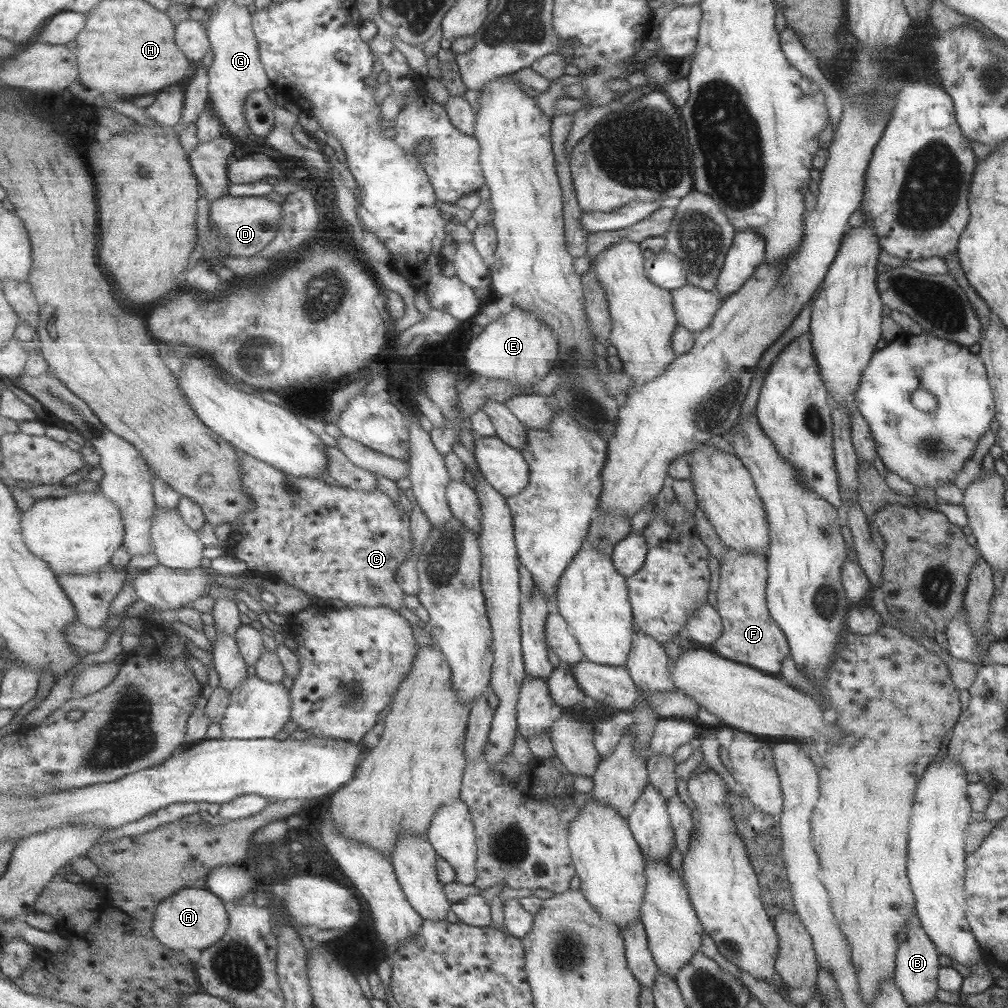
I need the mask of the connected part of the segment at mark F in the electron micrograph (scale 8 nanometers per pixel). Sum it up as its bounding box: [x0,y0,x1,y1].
[713,548,790,676]

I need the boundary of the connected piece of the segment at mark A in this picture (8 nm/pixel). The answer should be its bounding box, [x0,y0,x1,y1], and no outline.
[155,884,231,954]

